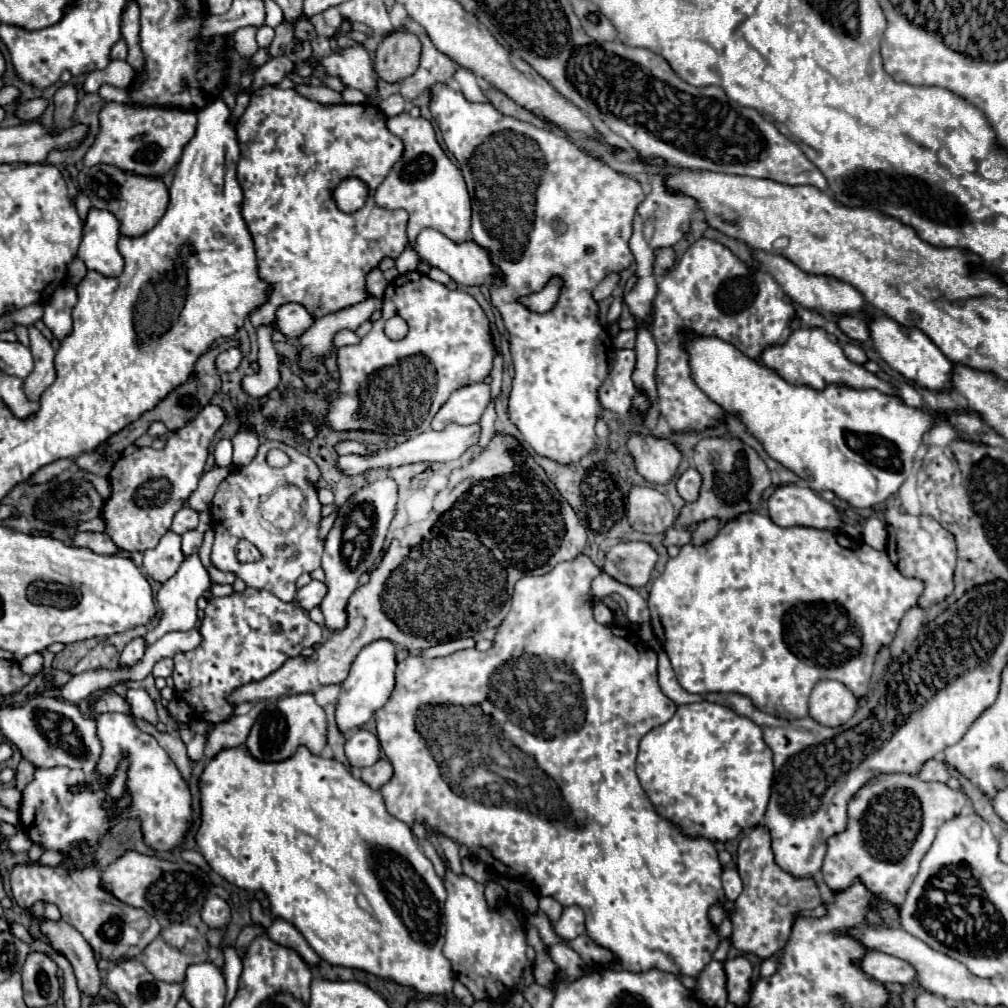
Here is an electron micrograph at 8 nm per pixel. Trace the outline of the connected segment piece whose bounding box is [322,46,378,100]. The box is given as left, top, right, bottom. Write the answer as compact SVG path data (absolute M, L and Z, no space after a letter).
M354 46L342 54L330 54L322 60L322 66L330 76L340 78L346 86L366 94L366 100L378 98L378 80L372 70L372 60L364 46Z

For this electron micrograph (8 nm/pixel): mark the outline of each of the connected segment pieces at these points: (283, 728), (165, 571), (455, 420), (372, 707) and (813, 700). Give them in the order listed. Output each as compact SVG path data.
M294 694L280 700L268 700L258 720L254 722L246 746L250 754L264 762L280 762L290 758L300 744L308 746L312 754L320 754L326 746L326 712L316 704L312 694Z
M168 530L156 548L144 552L144 570L156 582L166 582L176 574L184 562L184 552L180 548L180 536Z
M484 382L456 390L432 420L432 430L444 430L450 424L476 424L490 402L490 386Z
M380 638L372 644L368 644L366 648L362 648L362 652L356 656L348 678L342 682L342 692L338 698L338 706L336 706L336 722L338 728L342 732L362 726L364 722L368 722L372 718L372 714L382 708L394 686L396 686L396 642L388 642L386 638Z
M822 680L810 694L810 716L822 726L846 724L858 708L858 698L836 680Z

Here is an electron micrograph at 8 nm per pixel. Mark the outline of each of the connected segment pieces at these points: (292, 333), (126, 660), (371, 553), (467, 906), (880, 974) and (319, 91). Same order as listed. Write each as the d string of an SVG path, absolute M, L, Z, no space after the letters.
M284 304L276 312L276 330L288 338L298 338L312 326L314 318L300 304Z
M134 638L132 642L126 644L126 648L124 648L122 656L120 656L120 662L122 664L134 664L134 662L138 662L144 656L144 652L146 652L144 638Z
M388 476L378 478L368 488L356 492L338 512L338 518L332 530L326 536L326 546L322 554L322 568L326 572L324 584L328 586L328 594L324 596L320 610L324 614L324 624L336 632L344 630L348 624L348 598L358 588L358 578L362 572L370 572L374 562L380 558L384 536L390 526L396 508L396 482Z
M446 870L444 886L448 892L444 908L444 956L450 960L456 978L472 992L476 1000L492 1000L500 994L510 994L516 978L528 966L528 944L518 913L512 905L491 909L485 899L484 886L468 876L456 876L452 870Z
M868 952L862 960L862 970L884 982L898 982L898 984L918 984L916 982L916 970L908 966L908 962L900 962L900 958L892 958L890 954L880 954L880 952Z
M296 86L296 90L310 98L310 100L316 100L320 104L340 104L342 102L342 94L340 92L334 92L326 86Z

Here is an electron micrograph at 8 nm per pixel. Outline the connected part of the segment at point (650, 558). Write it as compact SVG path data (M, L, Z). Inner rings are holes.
M620 542L604 558L604 572L622 584L642 588L648 584L658 554L648 542Z

